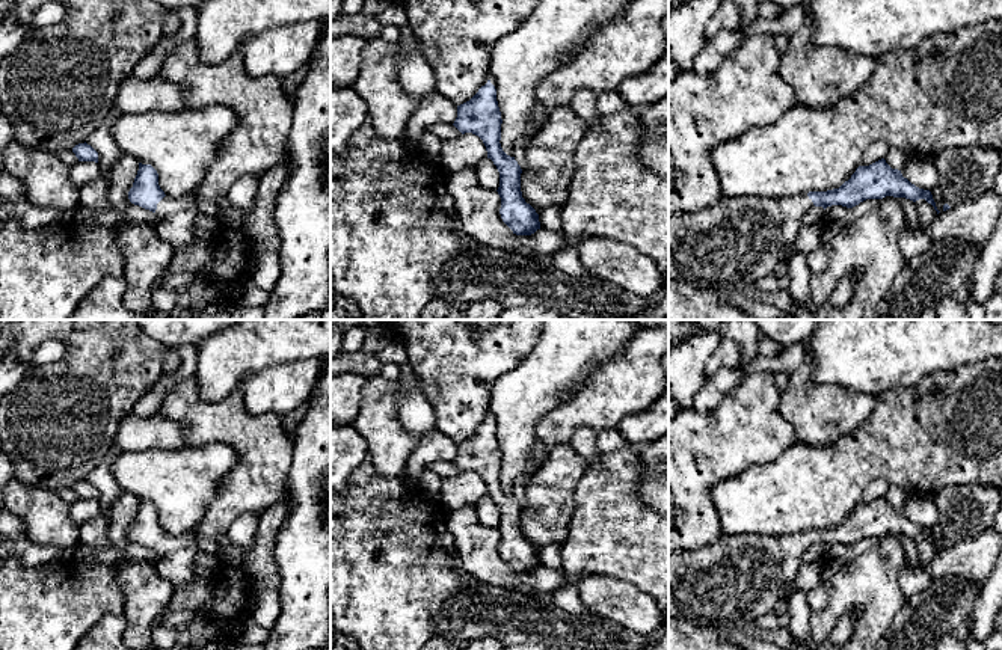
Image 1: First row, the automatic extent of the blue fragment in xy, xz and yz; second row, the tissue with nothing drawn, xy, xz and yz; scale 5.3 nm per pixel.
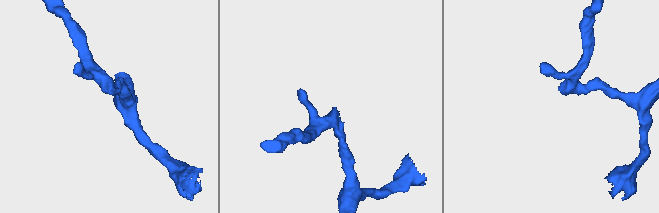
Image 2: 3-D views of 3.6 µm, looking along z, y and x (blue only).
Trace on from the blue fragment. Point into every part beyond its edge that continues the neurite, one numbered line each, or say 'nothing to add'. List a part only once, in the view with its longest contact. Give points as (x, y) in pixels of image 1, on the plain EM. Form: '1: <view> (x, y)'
1: xy (174, 554)

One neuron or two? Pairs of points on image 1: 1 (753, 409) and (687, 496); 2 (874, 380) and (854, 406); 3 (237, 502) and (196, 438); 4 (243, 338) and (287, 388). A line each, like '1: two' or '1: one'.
1: one
2: two
3: one
4: two

